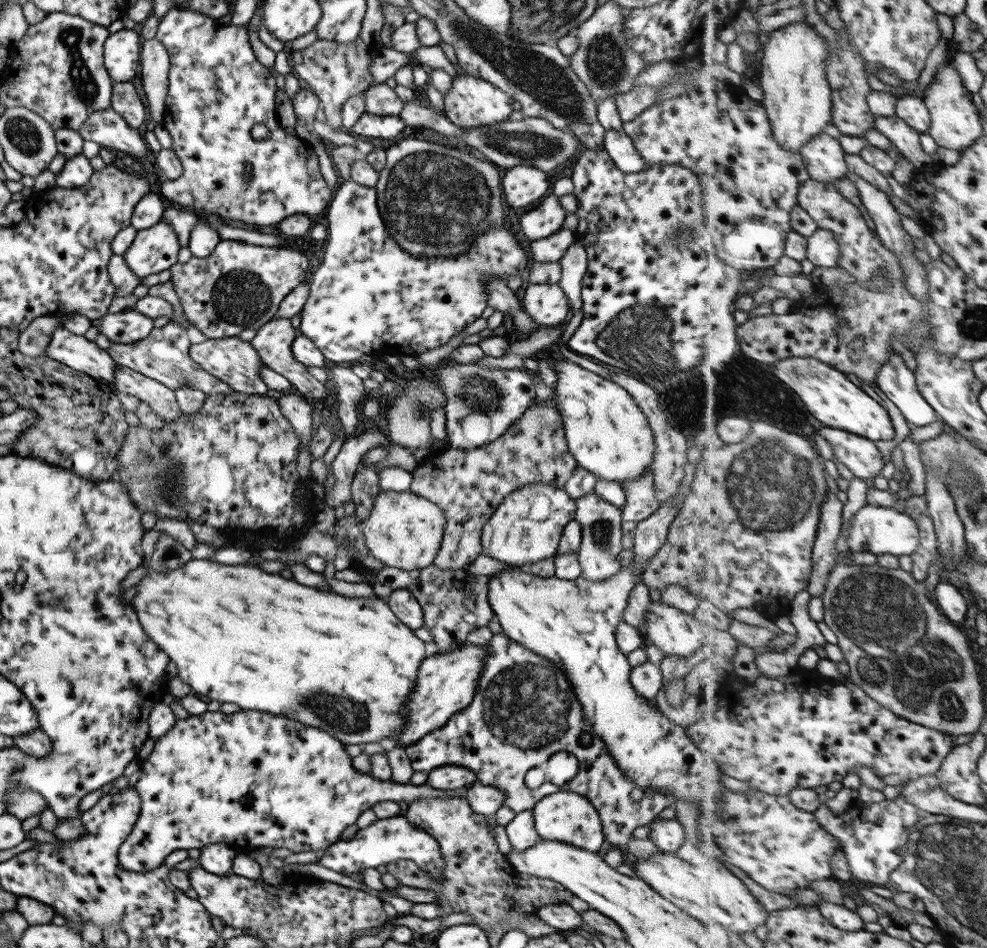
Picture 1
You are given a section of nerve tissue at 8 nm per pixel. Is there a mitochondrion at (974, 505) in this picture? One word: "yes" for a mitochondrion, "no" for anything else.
yes

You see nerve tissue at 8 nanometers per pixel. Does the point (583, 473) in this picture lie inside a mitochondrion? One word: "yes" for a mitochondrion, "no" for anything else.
no

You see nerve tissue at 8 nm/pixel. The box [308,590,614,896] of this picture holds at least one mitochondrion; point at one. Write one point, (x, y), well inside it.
(527, 706)

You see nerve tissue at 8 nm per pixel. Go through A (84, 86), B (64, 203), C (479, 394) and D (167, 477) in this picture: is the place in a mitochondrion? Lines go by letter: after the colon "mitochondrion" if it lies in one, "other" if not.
A: mitochondrion
B: other
C: mitochondrion
D: mitochondrion

